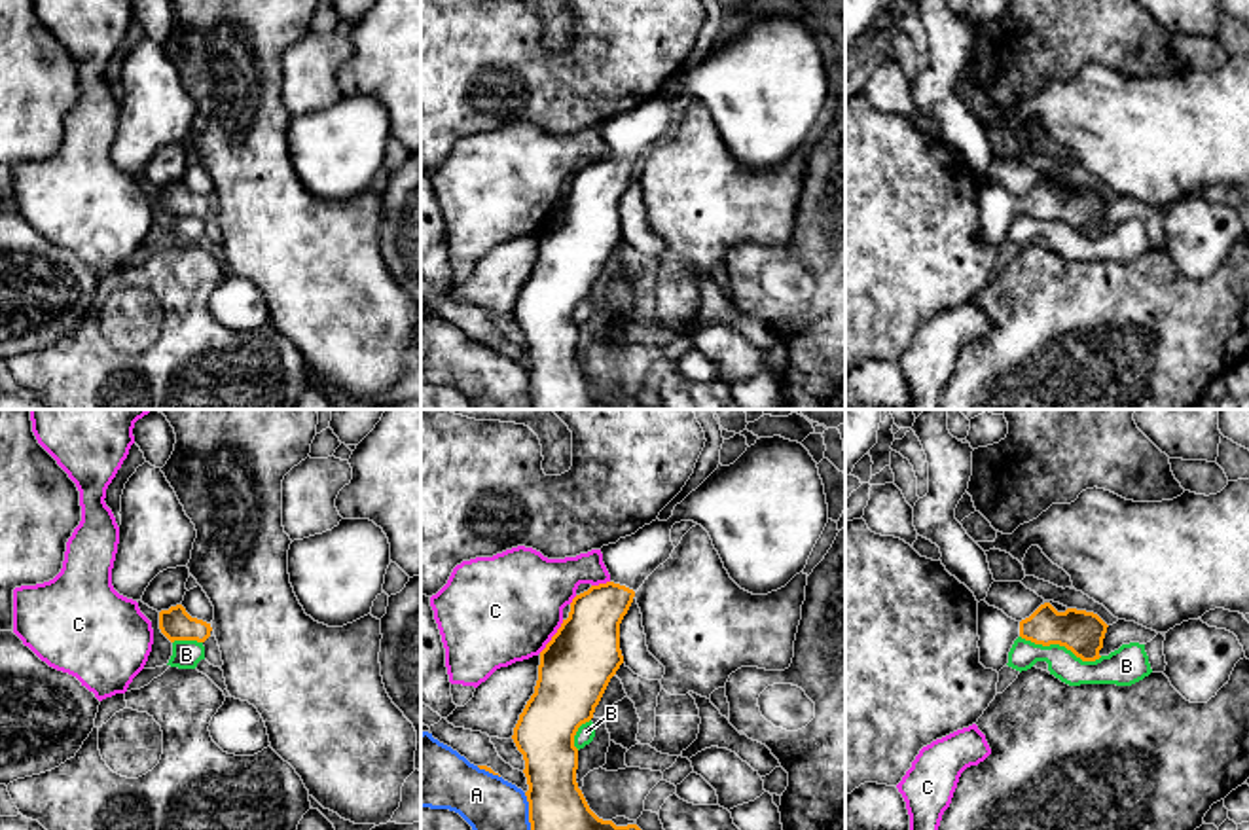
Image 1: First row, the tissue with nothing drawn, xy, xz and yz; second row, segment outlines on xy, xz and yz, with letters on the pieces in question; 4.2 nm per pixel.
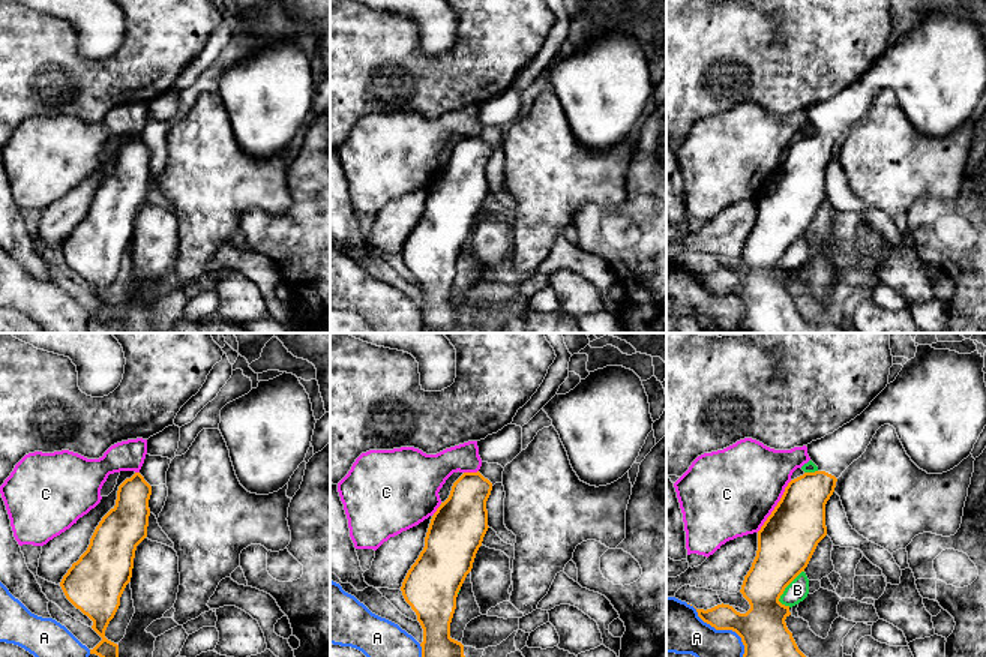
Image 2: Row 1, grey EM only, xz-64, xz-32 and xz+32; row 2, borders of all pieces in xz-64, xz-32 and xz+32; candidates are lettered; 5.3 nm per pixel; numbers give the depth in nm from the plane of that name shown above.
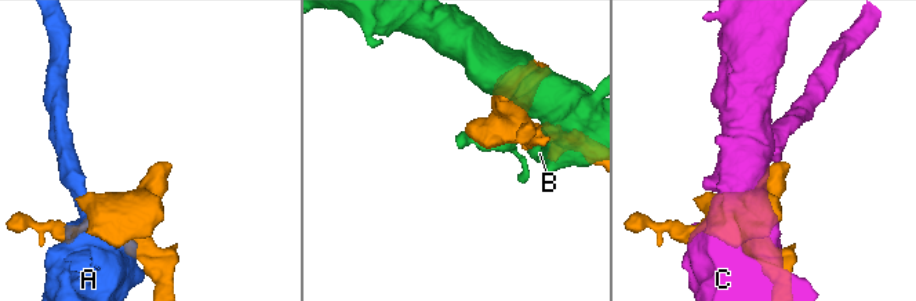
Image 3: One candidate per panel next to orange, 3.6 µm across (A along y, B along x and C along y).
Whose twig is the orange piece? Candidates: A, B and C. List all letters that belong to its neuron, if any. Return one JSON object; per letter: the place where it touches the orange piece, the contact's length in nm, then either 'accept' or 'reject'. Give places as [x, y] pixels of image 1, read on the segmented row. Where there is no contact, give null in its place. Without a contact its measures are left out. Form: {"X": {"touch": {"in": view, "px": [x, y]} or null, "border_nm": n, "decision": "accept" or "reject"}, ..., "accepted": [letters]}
{"A": {"touch": {"in": "xz", "px": [529, 811]}, "border_nm": 160, "decision": "reject"}, "B": {"touch": {"in": "yz", "px": [1062, 645]}, "border_nm": 360, "decision": "reject"}, "C": {"touch": {"in": "xz", "px": [552, 637]}, "border_nm": 180, "decision": "reject"}, "accepted": []}

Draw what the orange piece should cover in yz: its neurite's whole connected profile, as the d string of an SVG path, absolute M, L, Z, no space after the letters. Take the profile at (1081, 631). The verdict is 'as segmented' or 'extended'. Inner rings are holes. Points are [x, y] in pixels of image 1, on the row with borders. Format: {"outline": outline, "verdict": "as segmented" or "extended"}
{"outline": "M978 603L978 648L986 669L1001 671L1018 637L1035 644L1059 644L1082 661L1099 659L1107 623L1094 612L1067 608L1058 612L1050 603L1041 604L1029 618L1016 622L1003 610Z", "verdict": "extended"}

